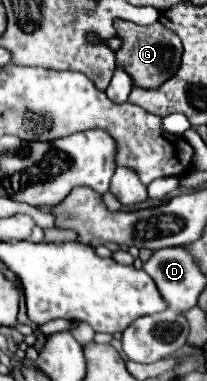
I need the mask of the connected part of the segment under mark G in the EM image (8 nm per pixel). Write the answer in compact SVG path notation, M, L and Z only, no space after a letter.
M117 20L115 28L117 28L117 36L123 40L123 48L117 52L117 66L129 72L135 86L159 88L167 78L175 76L183 54L181 40L175 32L167 30L161 22L155 22L151 26L137 26L133 22Z

